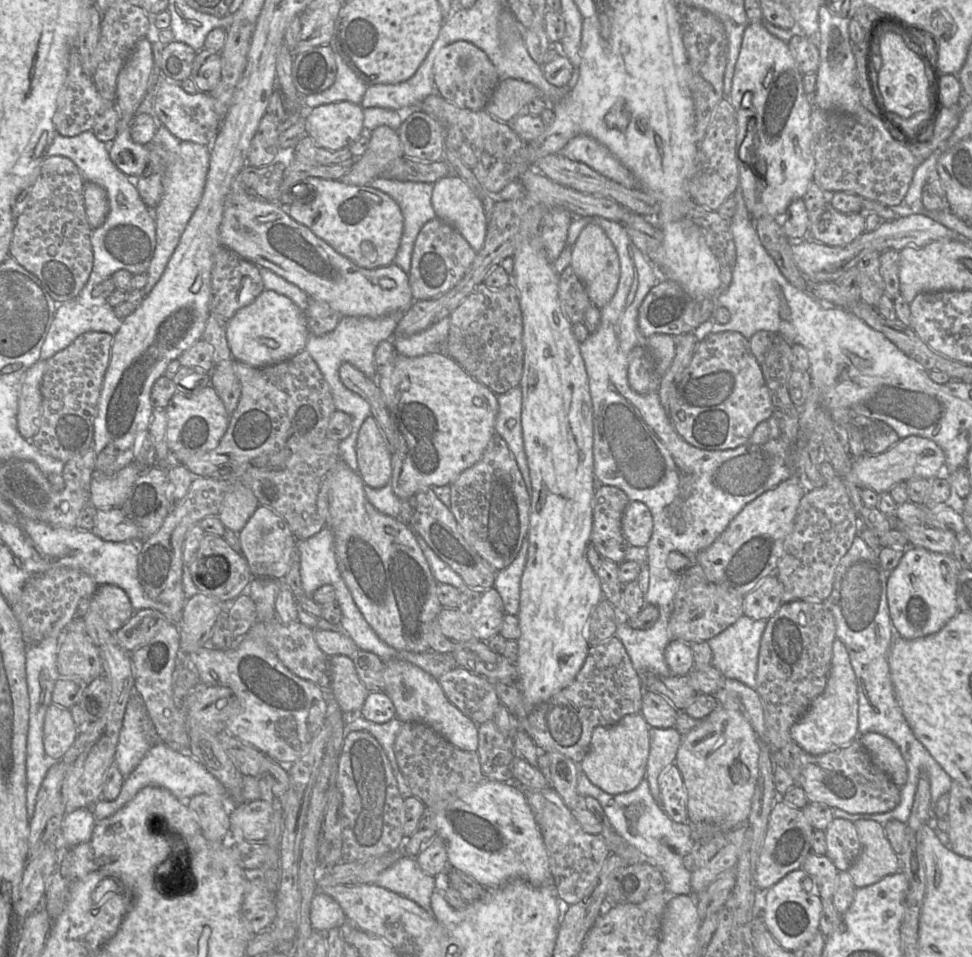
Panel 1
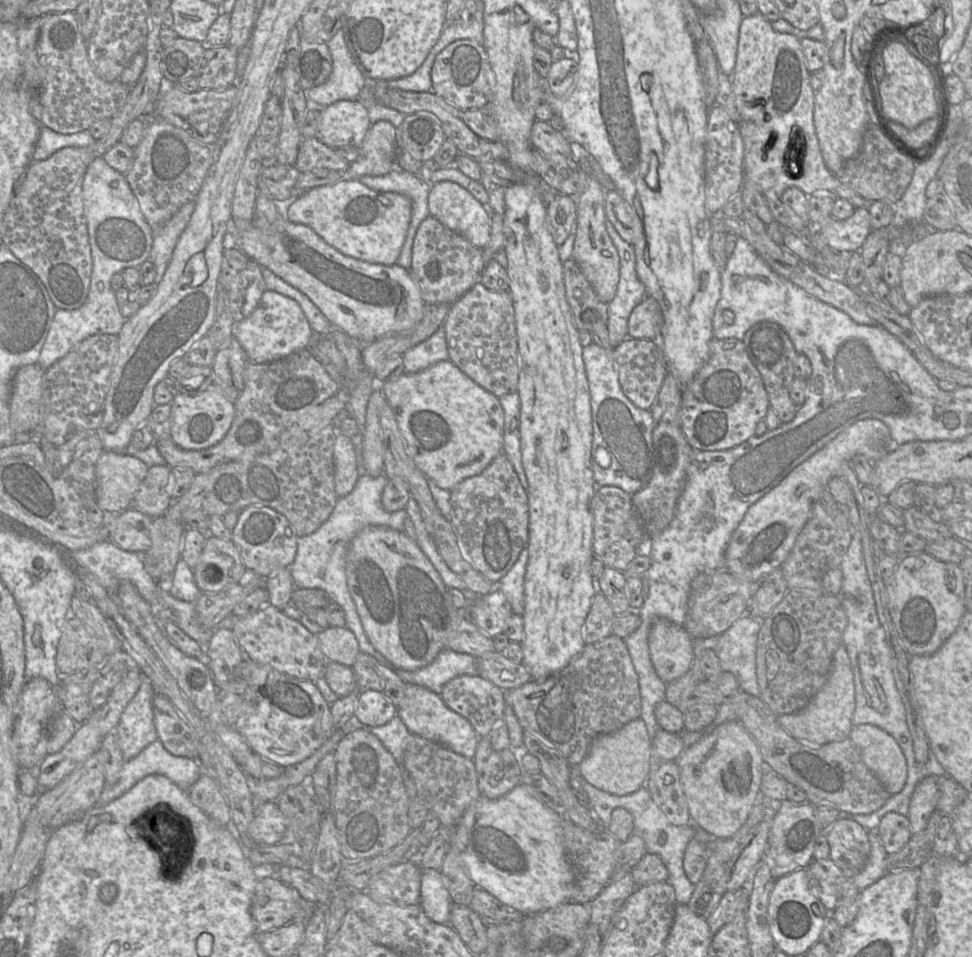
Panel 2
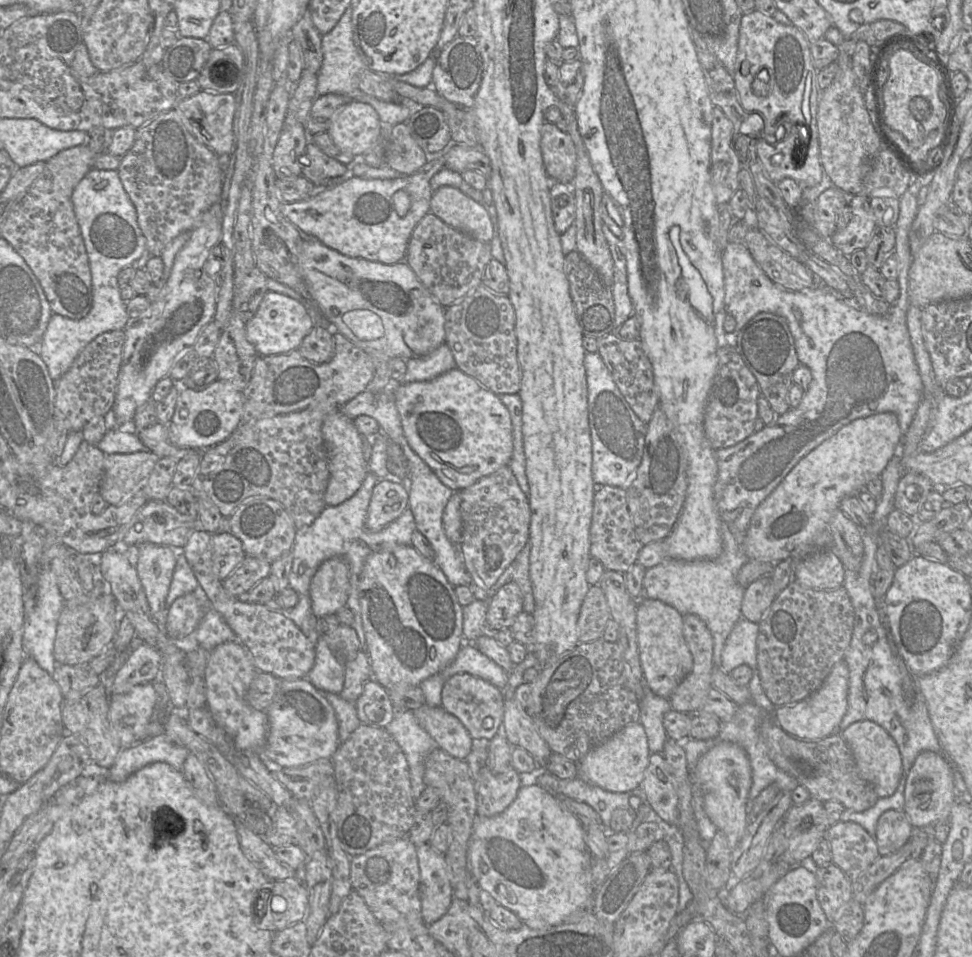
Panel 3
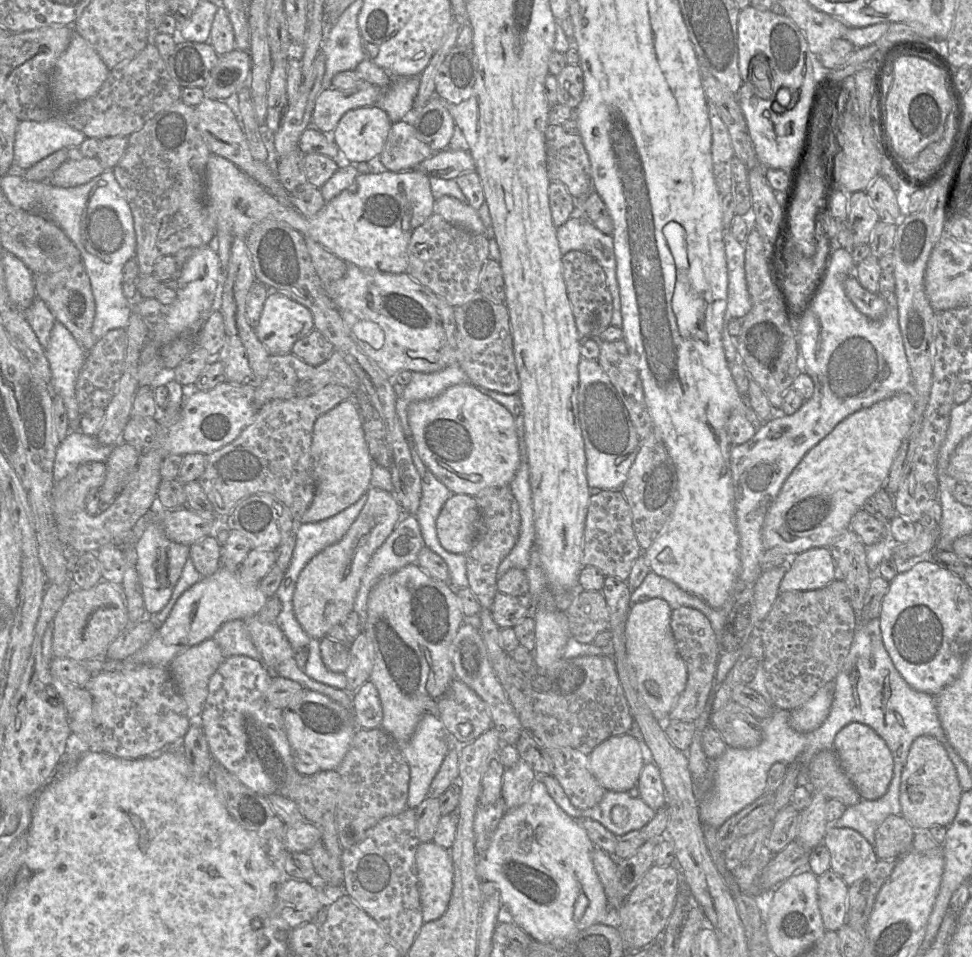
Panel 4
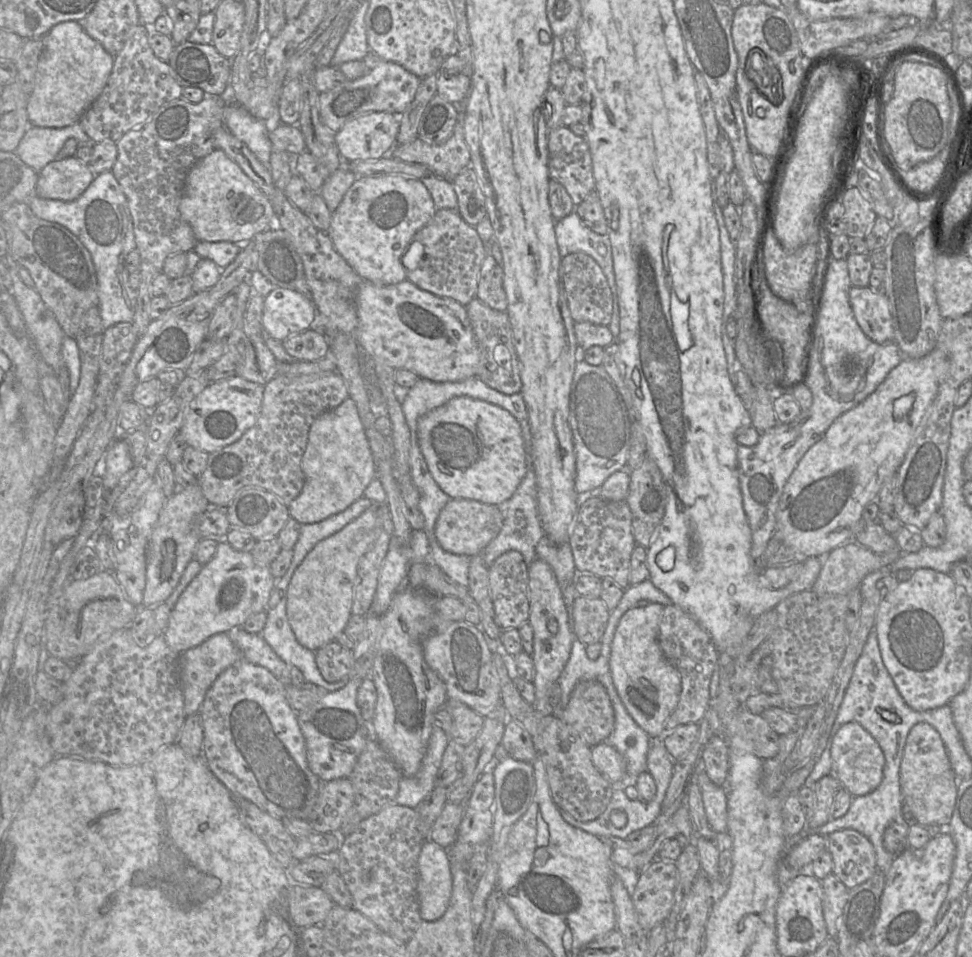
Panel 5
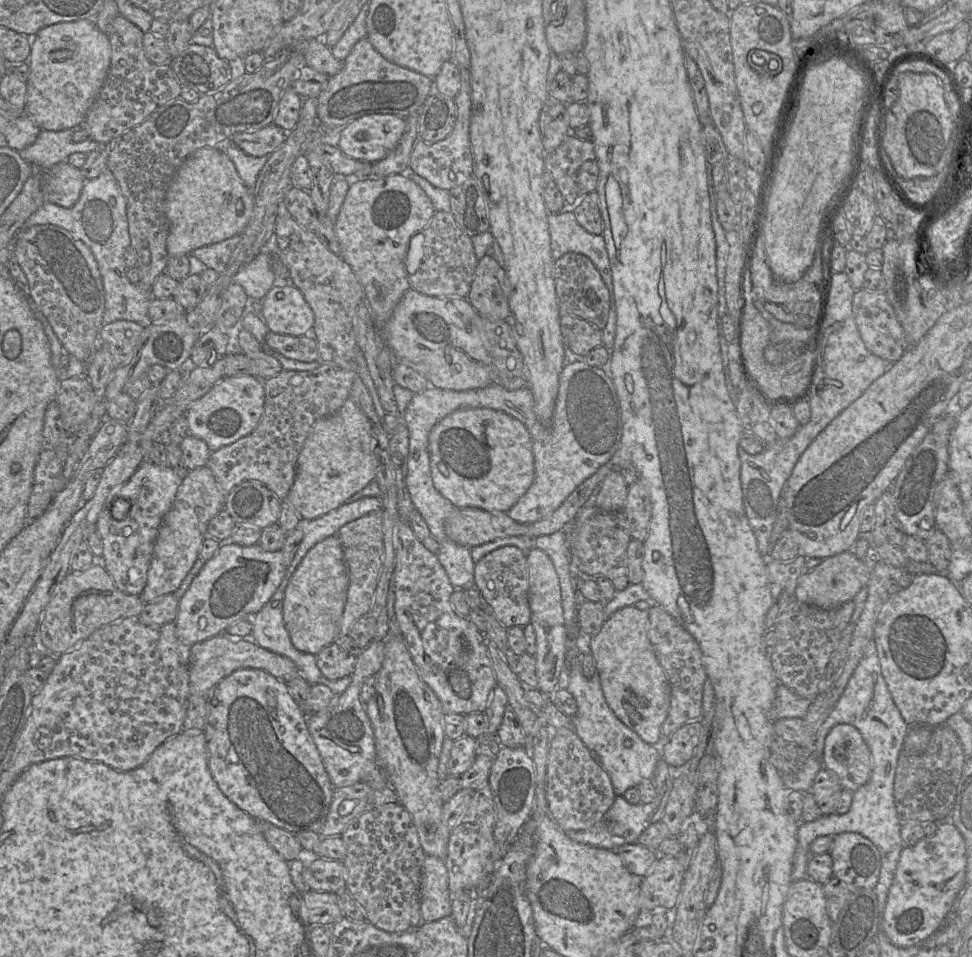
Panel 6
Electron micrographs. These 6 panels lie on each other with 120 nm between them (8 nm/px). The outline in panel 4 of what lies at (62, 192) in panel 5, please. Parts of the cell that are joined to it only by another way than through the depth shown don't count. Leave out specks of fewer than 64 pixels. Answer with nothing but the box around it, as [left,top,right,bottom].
[49,158,103,187]

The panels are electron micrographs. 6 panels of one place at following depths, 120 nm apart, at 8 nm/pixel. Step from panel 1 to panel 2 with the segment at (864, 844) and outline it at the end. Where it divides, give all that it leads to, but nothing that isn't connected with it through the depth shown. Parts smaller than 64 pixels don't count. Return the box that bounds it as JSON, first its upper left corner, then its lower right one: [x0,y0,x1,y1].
[852,828,888,890]

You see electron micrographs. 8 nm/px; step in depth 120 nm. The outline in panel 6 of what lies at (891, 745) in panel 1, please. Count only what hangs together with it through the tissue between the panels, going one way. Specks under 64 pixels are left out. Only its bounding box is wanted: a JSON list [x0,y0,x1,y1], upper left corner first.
[822,724,872,792]

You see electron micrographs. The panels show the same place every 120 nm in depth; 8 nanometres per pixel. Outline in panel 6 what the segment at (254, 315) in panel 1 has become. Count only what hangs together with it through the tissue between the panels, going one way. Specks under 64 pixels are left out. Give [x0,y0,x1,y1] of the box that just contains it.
[262,285,314,336]

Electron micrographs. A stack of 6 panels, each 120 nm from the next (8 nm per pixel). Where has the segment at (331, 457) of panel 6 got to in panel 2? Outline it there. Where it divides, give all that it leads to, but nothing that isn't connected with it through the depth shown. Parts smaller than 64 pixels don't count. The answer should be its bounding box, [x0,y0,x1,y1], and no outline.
[334,433,358,496]

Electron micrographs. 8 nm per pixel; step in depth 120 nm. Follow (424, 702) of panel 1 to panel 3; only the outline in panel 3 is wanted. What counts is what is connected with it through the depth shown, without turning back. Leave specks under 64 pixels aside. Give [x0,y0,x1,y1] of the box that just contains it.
[413,704,473,760]

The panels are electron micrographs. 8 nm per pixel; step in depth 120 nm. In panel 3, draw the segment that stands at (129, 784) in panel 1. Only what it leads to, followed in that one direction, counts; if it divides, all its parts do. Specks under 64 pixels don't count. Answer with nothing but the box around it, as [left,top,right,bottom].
[106,734,189,782]

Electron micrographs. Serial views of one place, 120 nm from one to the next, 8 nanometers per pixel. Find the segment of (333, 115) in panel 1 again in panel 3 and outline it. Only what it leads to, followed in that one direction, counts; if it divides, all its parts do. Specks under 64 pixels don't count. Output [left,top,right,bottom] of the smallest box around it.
[327,100,382,158]

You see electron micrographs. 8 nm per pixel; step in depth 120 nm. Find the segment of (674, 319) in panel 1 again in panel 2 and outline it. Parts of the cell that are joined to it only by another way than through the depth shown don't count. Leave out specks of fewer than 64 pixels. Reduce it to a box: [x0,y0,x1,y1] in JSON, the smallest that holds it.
[628,295,663,340]

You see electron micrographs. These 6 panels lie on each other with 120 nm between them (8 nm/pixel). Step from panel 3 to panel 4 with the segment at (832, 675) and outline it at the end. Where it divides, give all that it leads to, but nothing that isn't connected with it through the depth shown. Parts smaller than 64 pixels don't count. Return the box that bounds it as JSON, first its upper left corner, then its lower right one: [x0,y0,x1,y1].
[790,681,835,732]

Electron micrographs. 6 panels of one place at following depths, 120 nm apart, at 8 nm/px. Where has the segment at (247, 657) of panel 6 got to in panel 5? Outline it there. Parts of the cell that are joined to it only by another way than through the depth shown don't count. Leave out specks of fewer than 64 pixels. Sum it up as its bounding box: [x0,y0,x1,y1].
[180,633,243,717]

